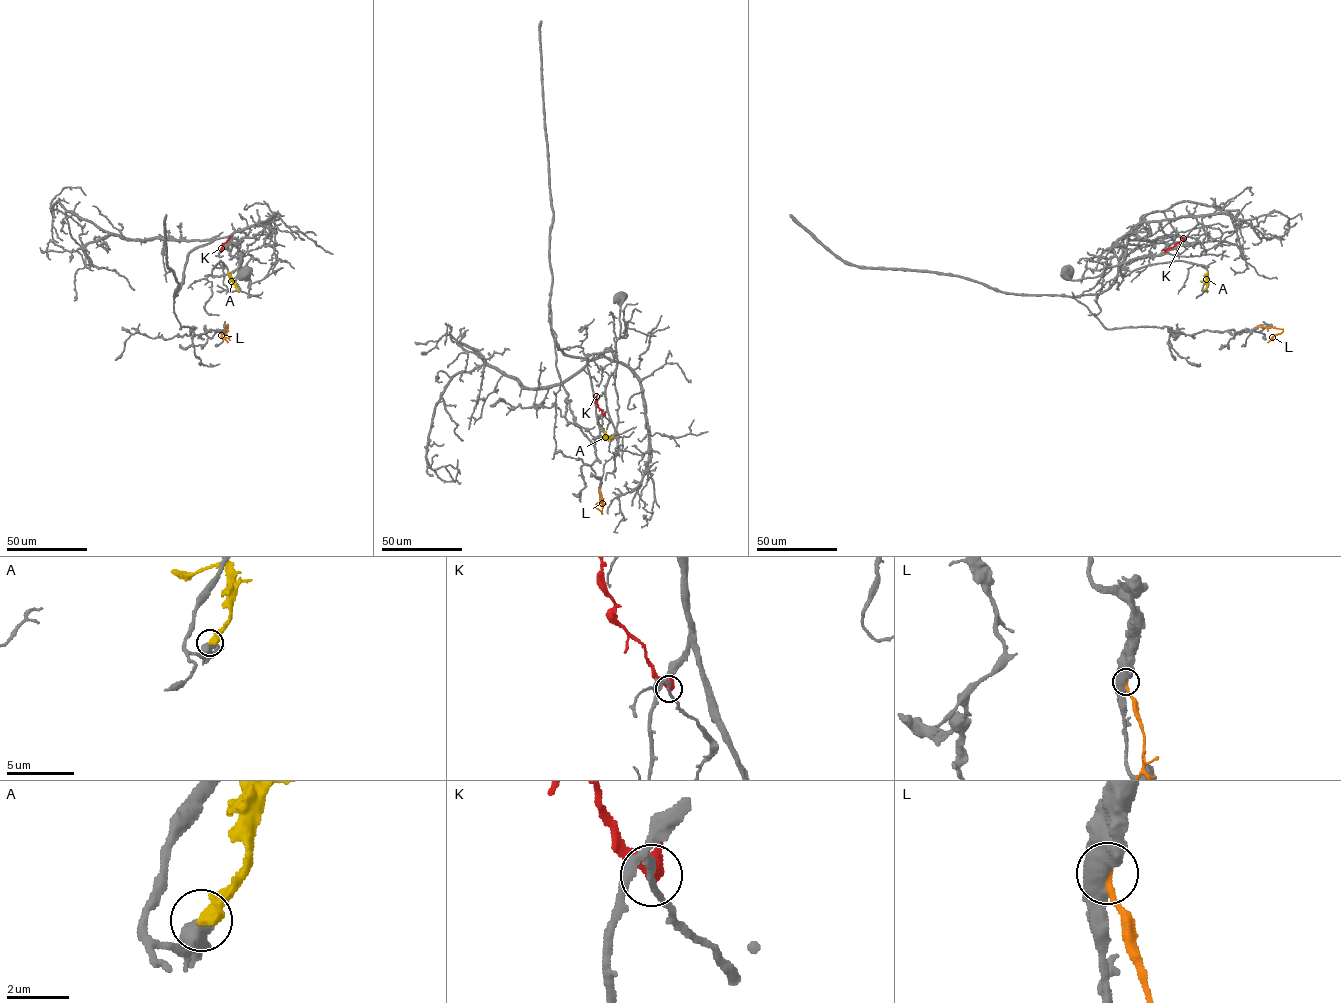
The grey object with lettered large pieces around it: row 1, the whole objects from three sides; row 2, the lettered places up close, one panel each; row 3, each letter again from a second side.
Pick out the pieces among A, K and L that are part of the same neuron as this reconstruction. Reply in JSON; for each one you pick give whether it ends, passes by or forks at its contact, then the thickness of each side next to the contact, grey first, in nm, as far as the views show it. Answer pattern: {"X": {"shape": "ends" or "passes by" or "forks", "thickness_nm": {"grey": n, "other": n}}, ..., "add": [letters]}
{"add": []}

